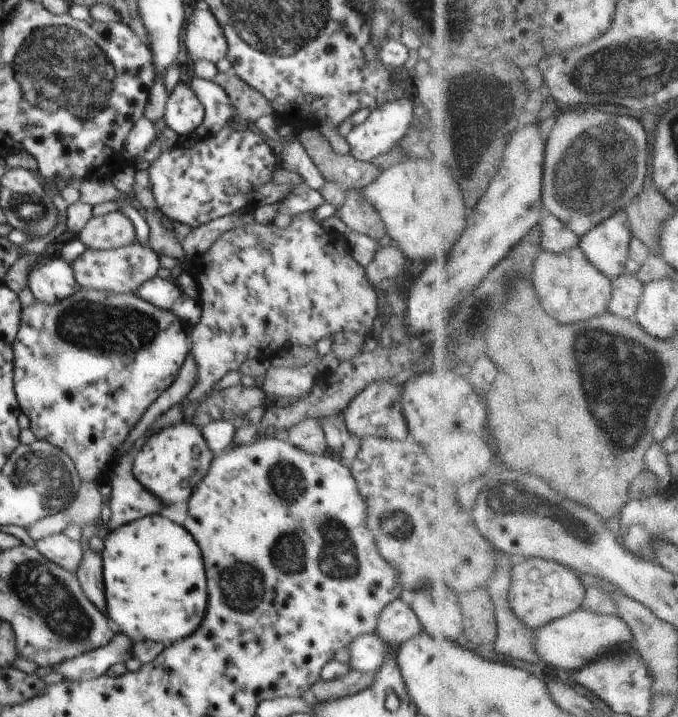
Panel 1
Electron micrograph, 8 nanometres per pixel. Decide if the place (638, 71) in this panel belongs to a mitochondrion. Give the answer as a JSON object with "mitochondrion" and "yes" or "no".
{"mitochondrion":"yes"}

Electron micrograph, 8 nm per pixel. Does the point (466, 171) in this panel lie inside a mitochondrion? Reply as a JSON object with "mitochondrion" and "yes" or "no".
{"mitochondrion":"no"}

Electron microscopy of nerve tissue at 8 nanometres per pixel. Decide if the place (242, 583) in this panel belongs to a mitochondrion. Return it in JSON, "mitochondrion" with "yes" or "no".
{"mitochondrion":"yes"}

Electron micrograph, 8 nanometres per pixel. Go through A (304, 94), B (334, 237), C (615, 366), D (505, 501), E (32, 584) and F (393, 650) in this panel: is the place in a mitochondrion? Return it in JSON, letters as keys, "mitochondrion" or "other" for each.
{"A":"other","B":"other","C":"mitochondrion","D":"mitochondrion","E":"mitochondrion","F":"other"}

